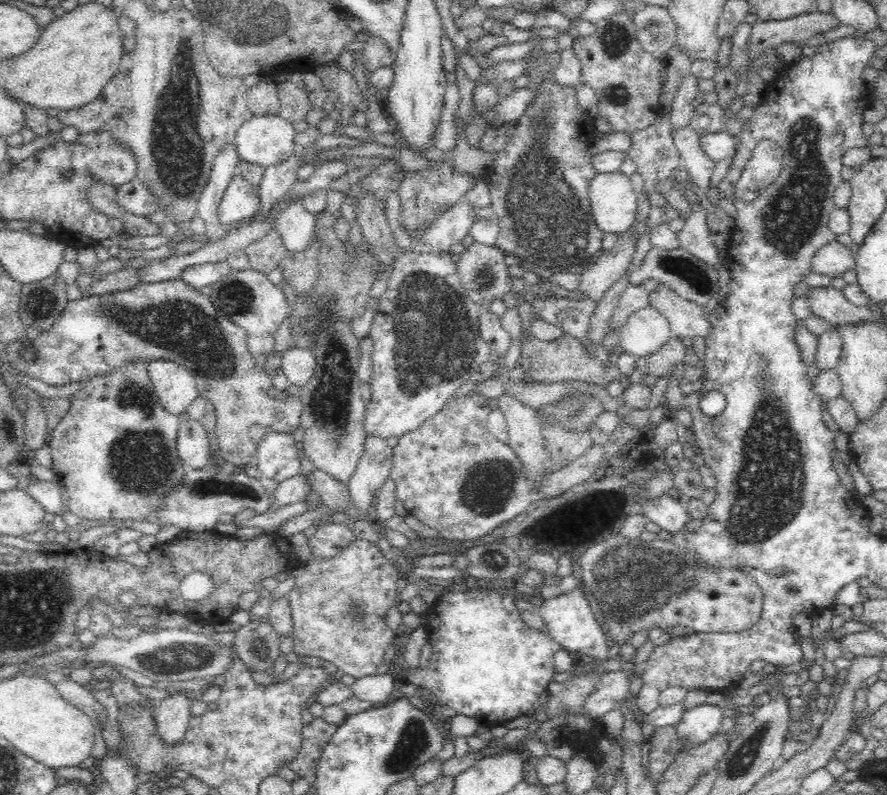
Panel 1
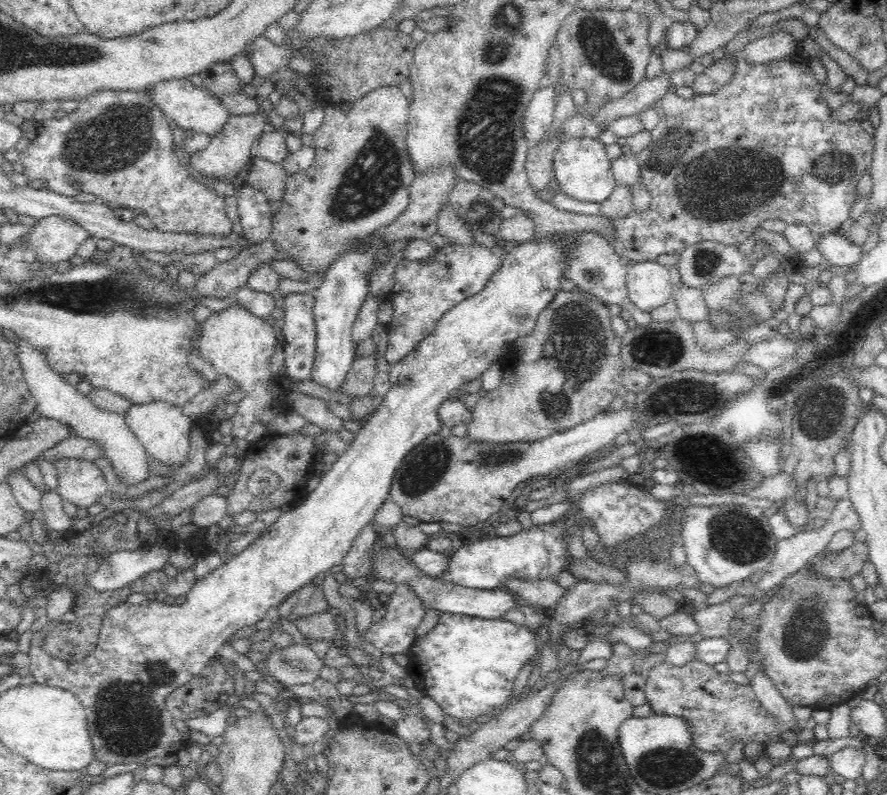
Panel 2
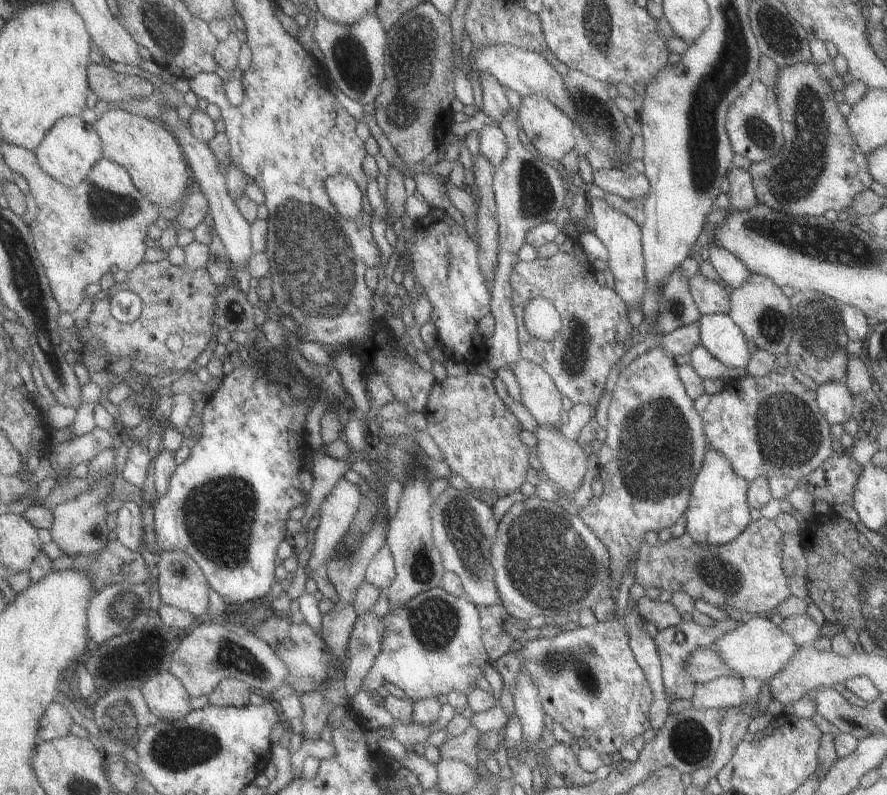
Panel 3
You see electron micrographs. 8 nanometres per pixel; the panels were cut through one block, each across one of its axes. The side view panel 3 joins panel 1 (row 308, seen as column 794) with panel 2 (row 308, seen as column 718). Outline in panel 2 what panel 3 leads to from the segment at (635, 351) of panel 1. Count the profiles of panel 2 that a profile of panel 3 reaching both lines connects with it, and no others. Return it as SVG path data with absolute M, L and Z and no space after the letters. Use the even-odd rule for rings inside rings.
M656 261L640 262L628 269L627 292L636 308L651 313L671 298L669 269Z

